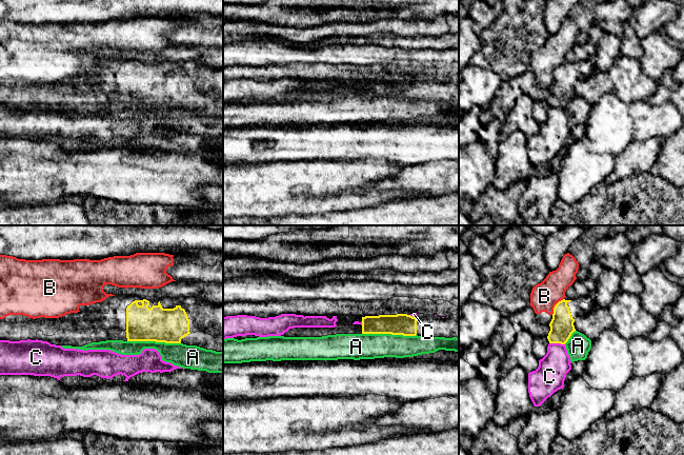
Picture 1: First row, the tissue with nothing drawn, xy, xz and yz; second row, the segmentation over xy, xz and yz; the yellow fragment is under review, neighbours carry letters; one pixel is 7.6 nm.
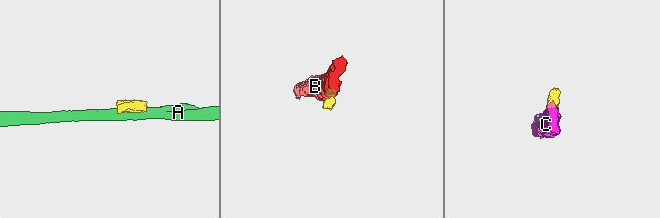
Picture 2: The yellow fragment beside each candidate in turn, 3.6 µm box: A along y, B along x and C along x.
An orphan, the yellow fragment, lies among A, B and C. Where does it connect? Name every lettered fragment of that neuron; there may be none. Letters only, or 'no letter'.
no letter

